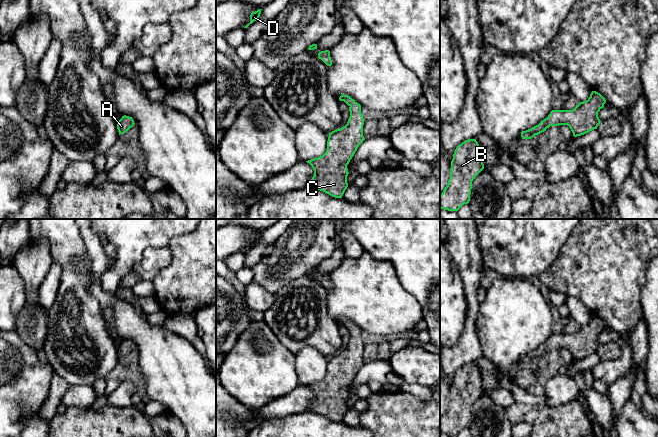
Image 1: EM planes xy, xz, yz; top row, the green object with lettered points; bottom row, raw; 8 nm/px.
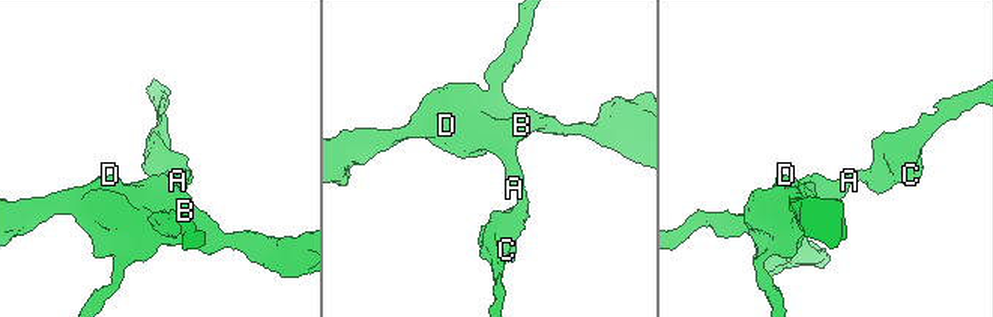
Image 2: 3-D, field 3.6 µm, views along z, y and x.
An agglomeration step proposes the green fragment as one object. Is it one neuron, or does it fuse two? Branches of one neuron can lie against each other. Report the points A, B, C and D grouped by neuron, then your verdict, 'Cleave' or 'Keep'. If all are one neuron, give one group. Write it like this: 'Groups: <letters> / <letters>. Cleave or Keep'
Groups: A B C D. Keep

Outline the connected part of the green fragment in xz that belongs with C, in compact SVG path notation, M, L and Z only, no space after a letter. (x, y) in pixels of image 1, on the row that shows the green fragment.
M344 94L339 100L349 106L350 117L347 124L329 133L327 150L322 156L306 161L314 170L314 176L308 187L335 198L342 198L347 189L349 174L347 165L365 140L363 136L365 119L361 113L361 105Z

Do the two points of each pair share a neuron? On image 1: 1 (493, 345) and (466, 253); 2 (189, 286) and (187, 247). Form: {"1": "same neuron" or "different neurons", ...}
{"1": "different neurons", "2": "same neuron"}

